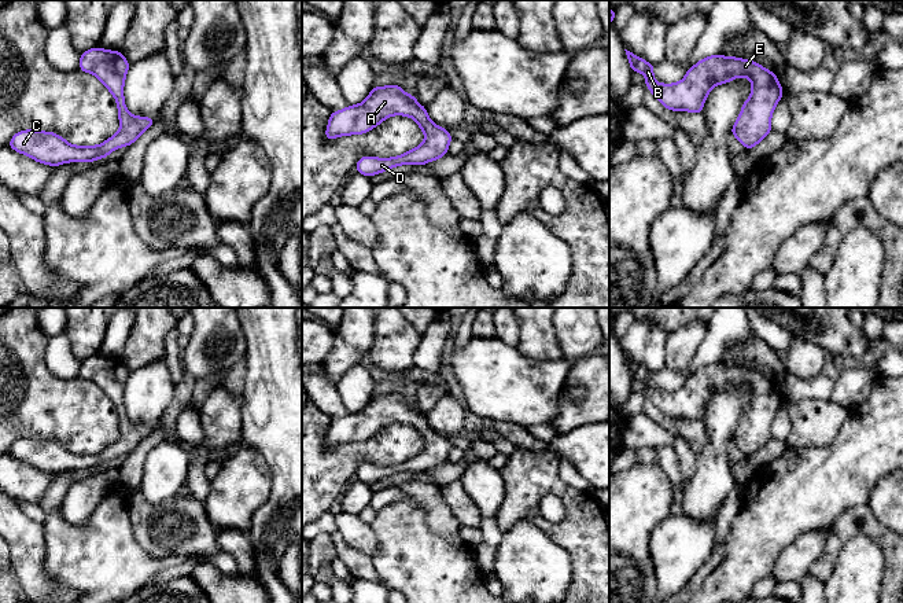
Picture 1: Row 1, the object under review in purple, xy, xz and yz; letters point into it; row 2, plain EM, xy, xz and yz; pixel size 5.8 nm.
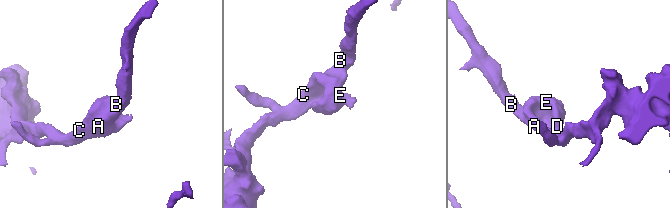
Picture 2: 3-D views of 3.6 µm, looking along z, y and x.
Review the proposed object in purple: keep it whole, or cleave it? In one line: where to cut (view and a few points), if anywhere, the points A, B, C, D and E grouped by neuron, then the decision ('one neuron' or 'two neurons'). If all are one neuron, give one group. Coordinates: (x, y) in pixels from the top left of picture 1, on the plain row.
no cut; A B C D E; one neuron

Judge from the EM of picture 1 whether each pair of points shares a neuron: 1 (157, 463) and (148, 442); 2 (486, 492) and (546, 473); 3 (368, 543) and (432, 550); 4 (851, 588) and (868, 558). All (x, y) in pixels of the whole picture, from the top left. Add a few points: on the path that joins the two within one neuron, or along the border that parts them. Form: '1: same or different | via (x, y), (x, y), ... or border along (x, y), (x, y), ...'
1: different | border along (165, 440), (148, 452), (140, 480)
2: different | border along (498, 470), (502, 478), (504, 497), (496, 515)
3: different | border along (369, 524), (376, 537), (376, 554), (373, 556)
4: same | via (857, 581), (861, 565)

